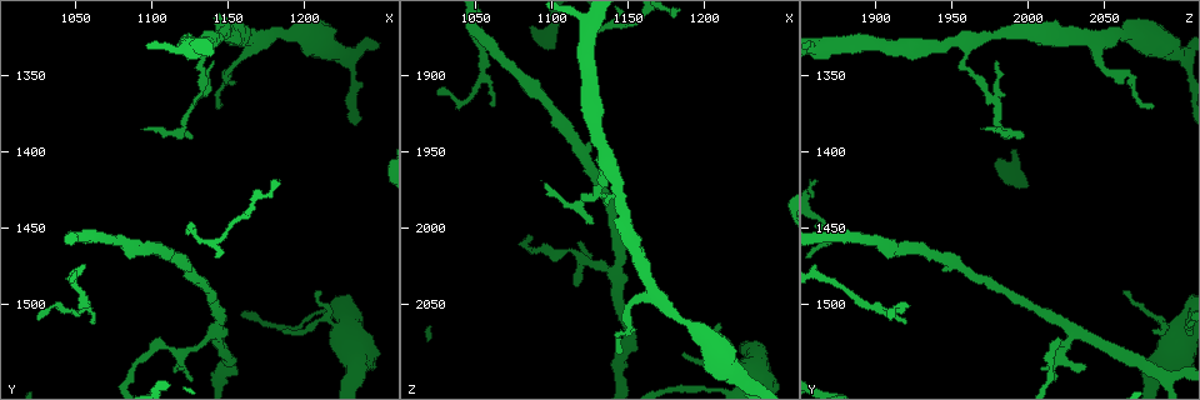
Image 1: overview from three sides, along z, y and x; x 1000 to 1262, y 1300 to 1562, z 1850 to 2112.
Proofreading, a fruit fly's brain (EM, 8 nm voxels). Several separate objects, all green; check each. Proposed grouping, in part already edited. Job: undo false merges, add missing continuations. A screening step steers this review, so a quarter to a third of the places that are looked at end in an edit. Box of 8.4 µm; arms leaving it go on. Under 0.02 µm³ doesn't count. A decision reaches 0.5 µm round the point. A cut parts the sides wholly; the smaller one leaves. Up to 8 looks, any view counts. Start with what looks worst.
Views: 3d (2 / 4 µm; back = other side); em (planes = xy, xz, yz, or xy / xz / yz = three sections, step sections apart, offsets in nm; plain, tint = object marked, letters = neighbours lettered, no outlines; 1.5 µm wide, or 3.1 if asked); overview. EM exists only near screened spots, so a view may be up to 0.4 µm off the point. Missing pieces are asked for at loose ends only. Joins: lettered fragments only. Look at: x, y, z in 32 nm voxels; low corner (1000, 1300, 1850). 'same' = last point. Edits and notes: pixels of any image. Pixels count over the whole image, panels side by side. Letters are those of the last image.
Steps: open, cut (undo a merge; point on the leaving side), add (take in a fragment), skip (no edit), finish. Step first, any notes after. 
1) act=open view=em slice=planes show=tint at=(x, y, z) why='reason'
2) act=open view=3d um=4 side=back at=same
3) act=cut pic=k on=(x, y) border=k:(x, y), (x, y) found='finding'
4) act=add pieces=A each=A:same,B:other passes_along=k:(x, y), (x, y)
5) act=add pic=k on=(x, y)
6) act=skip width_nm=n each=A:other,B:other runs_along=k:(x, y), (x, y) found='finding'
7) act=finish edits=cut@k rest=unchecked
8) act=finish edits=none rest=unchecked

act=open view=em slice=xy step=4 show=letters at=(1096, 1386, 1970) why='an open end'

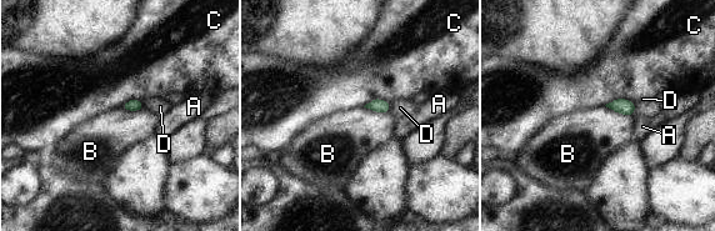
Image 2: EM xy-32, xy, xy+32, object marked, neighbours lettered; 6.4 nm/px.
act=skip each=A:other,B:other,C:other,D:other border=2:(634, 103), (635, 114) found='no lettered fragment goes on from it'

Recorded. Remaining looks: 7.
act=open view=3d um=4 at=(1210, 1492, 2062)

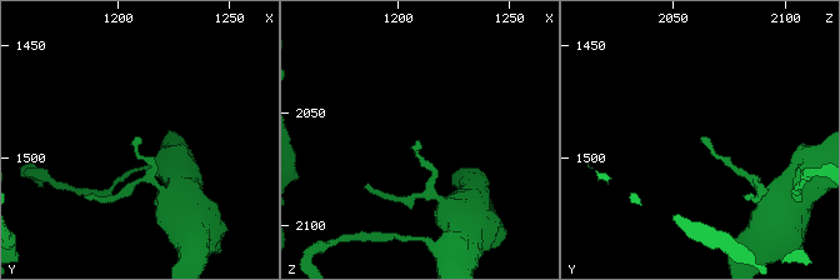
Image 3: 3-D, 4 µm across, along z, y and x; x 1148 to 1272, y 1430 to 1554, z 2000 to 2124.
act=open view=em slice=planes show=letters at=(1210, 1492, 2063)

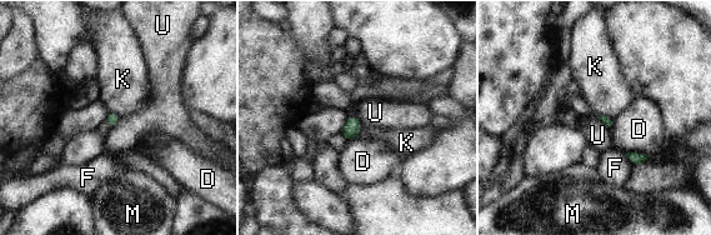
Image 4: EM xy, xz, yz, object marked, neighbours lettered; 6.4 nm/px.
act=skip each=D:other,F:other,K:other,M:other,U:other border=4:(596, 116), (611, 130) found='none of them fits'

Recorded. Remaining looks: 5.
act=open view=3d um=4 side=back at=(1134, 1330, 1958) why='three arms meet'

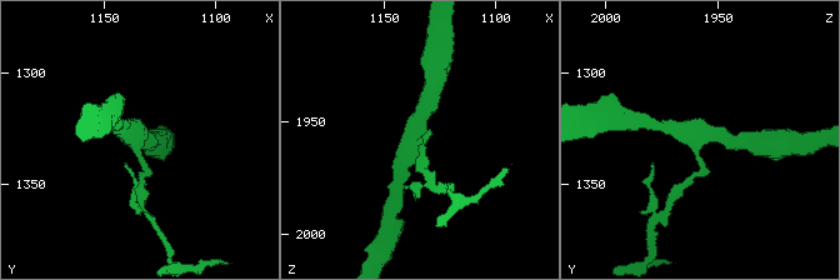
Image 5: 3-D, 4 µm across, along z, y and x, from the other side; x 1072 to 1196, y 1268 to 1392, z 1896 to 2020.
act=open view=em slice=planes show=tint at=(1136, 1328, 1957) arms=3 why='now the EM'

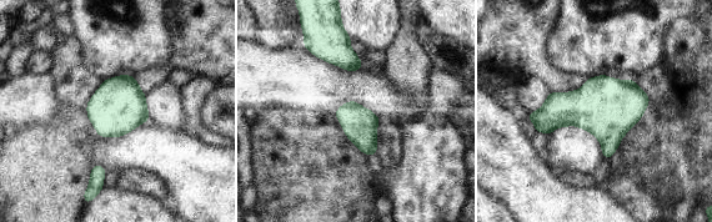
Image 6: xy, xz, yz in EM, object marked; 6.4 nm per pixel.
act=open view=em slice=planes show=letters at=same why='see the neighbours'

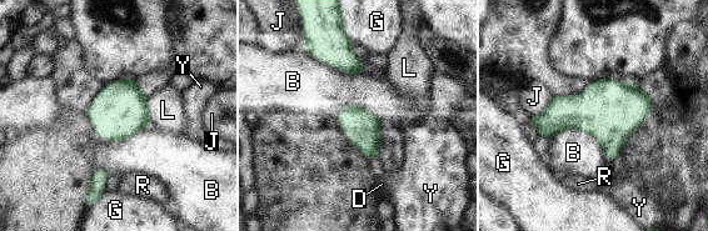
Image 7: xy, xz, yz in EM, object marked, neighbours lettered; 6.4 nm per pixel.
act=skip each=B:other,D:other,G:other,J:other,L:other,R:other,Y:other border=7:(551, 137), (589, 134), (606, 161) found='all the same neuron'

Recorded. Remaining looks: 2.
act=finish edits=none rest=unchecked

